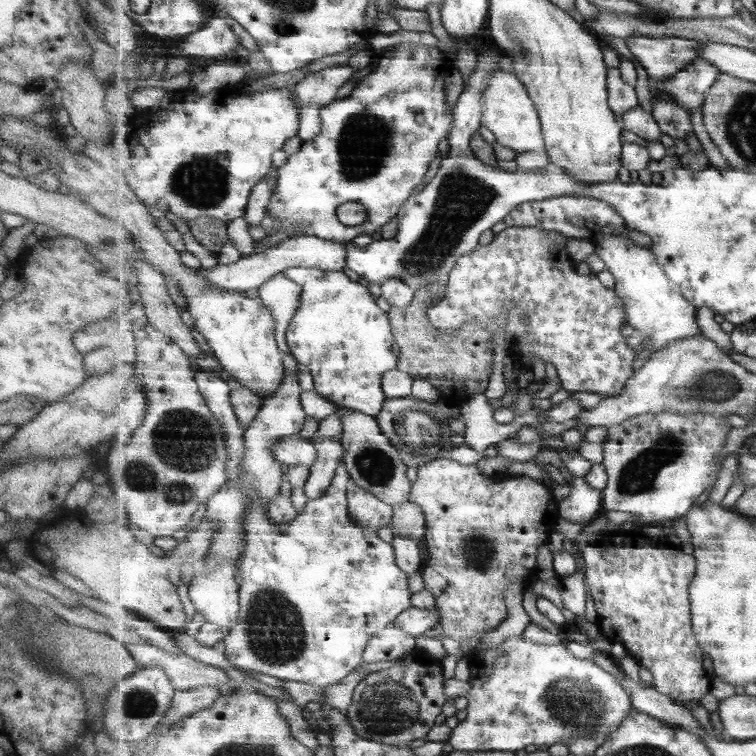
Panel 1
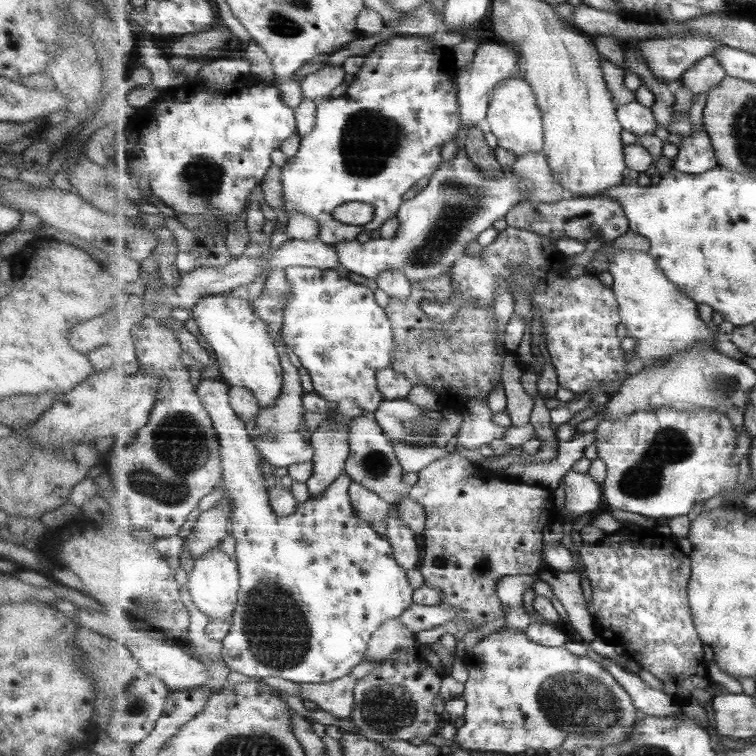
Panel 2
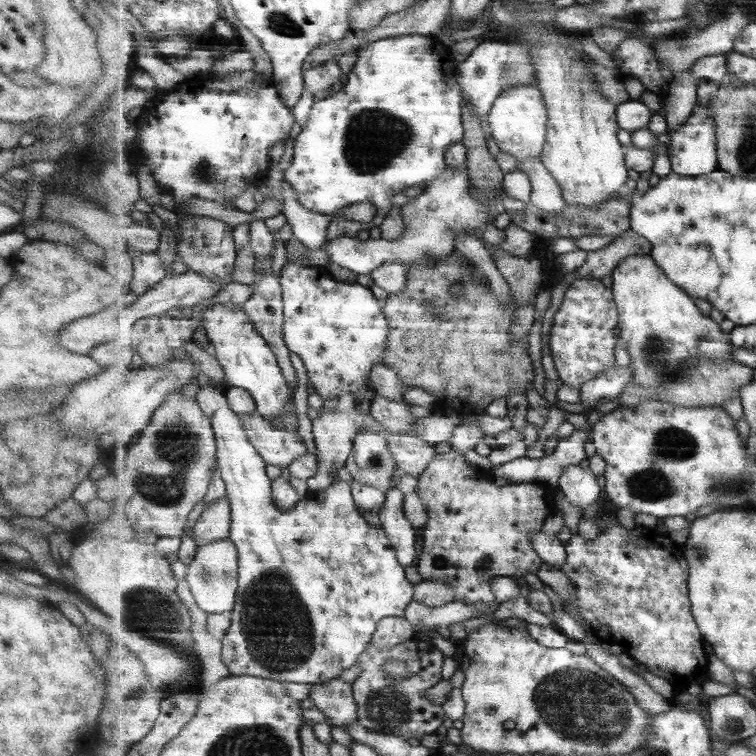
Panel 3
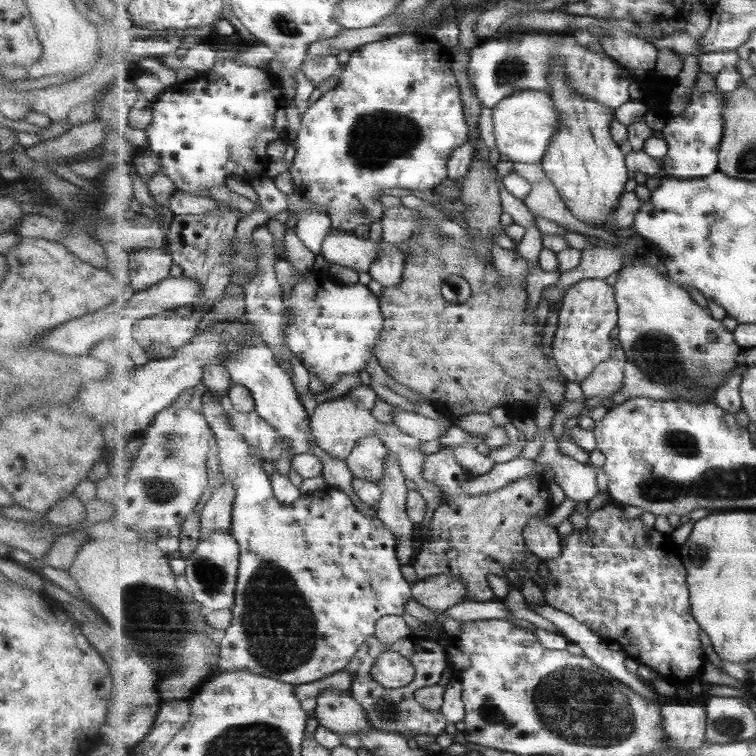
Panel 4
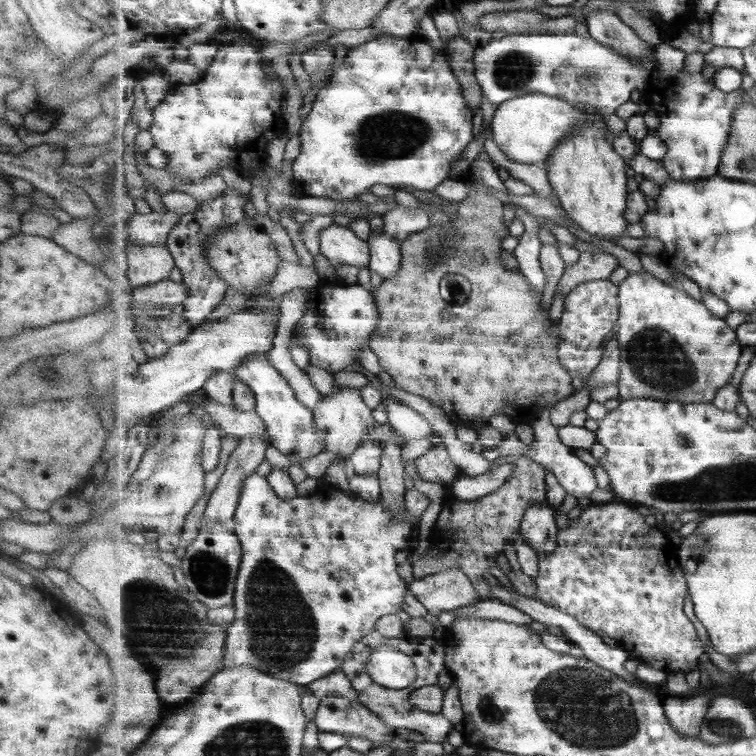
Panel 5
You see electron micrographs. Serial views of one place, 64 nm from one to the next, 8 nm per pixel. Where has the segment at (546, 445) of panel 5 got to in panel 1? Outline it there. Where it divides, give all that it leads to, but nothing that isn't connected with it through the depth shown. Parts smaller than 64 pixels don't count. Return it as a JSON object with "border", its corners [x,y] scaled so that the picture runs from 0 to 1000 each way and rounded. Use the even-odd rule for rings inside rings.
{"border":[[[758,630],[753,643],[754,653],[739,664],[742,685],[776,694],[799,677],[796,651],[784,647],[774,630]]]}

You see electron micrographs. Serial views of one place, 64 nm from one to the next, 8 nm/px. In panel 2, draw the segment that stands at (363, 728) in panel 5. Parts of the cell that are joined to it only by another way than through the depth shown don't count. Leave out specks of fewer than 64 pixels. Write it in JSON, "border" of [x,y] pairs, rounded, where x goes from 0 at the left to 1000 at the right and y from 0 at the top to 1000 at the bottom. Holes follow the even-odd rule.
{"border":[[[459,893],[434,903],[396,905],[398,906],[396,923],[414,929],[419,938],[448,952],[464,951],[471,931],[468,915],[472,901],[475,901],[472,897]]]}

